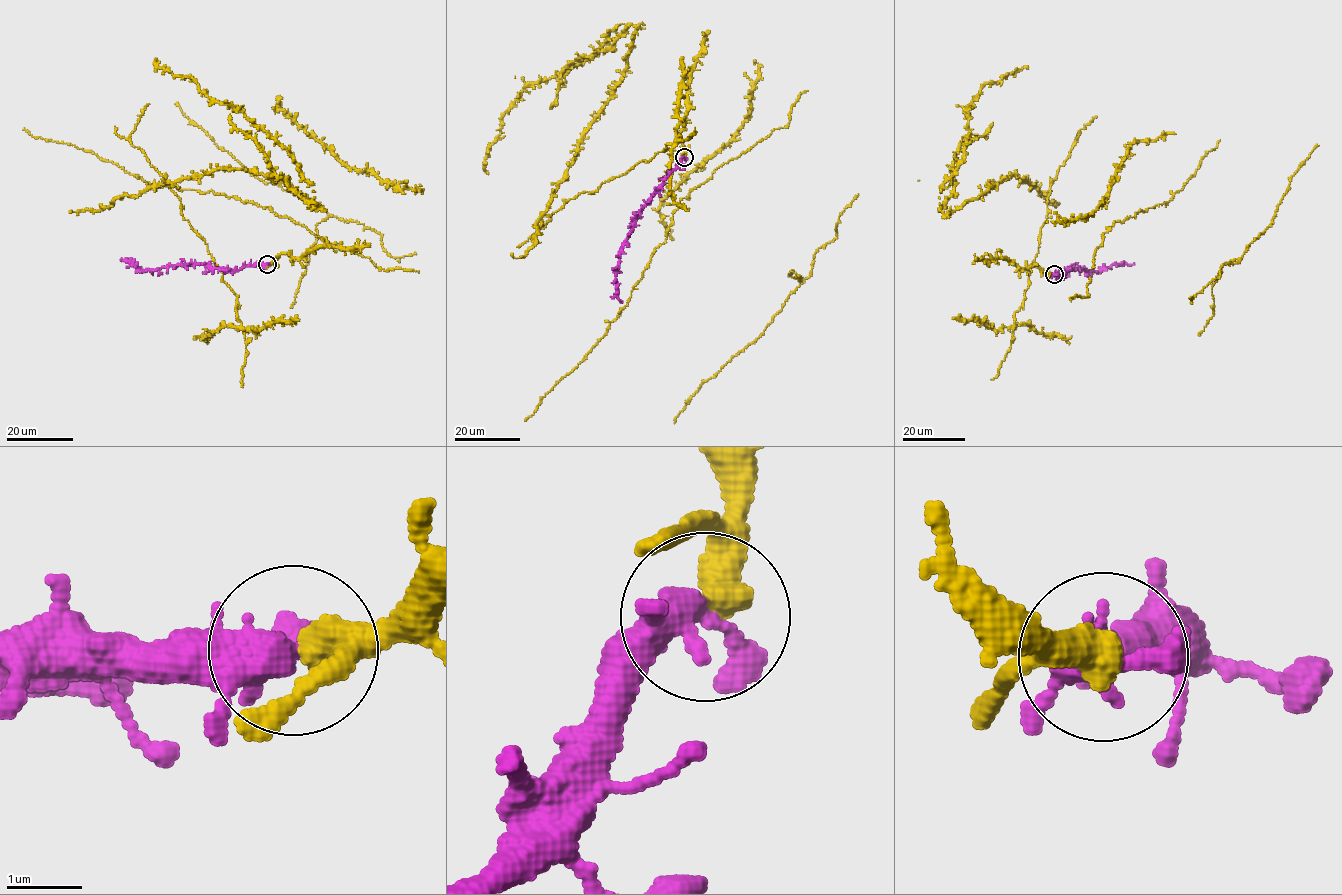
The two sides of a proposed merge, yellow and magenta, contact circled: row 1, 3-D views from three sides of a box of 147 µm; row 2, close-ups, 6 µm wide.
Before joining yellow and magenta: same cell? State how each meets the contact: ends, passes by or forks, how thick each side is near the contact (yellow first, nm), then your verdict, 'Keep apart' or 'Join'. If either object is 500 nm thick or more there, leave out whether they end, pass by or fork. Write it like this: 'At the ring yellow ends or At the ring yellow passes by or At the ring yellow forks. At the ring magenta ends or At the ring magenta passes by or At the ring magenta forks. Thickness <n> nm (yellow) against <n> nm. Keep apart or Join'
At the ring yellow passes by. At the ring magenta forks. Thickness 360 nm (yellow) against 300 nm. Join

